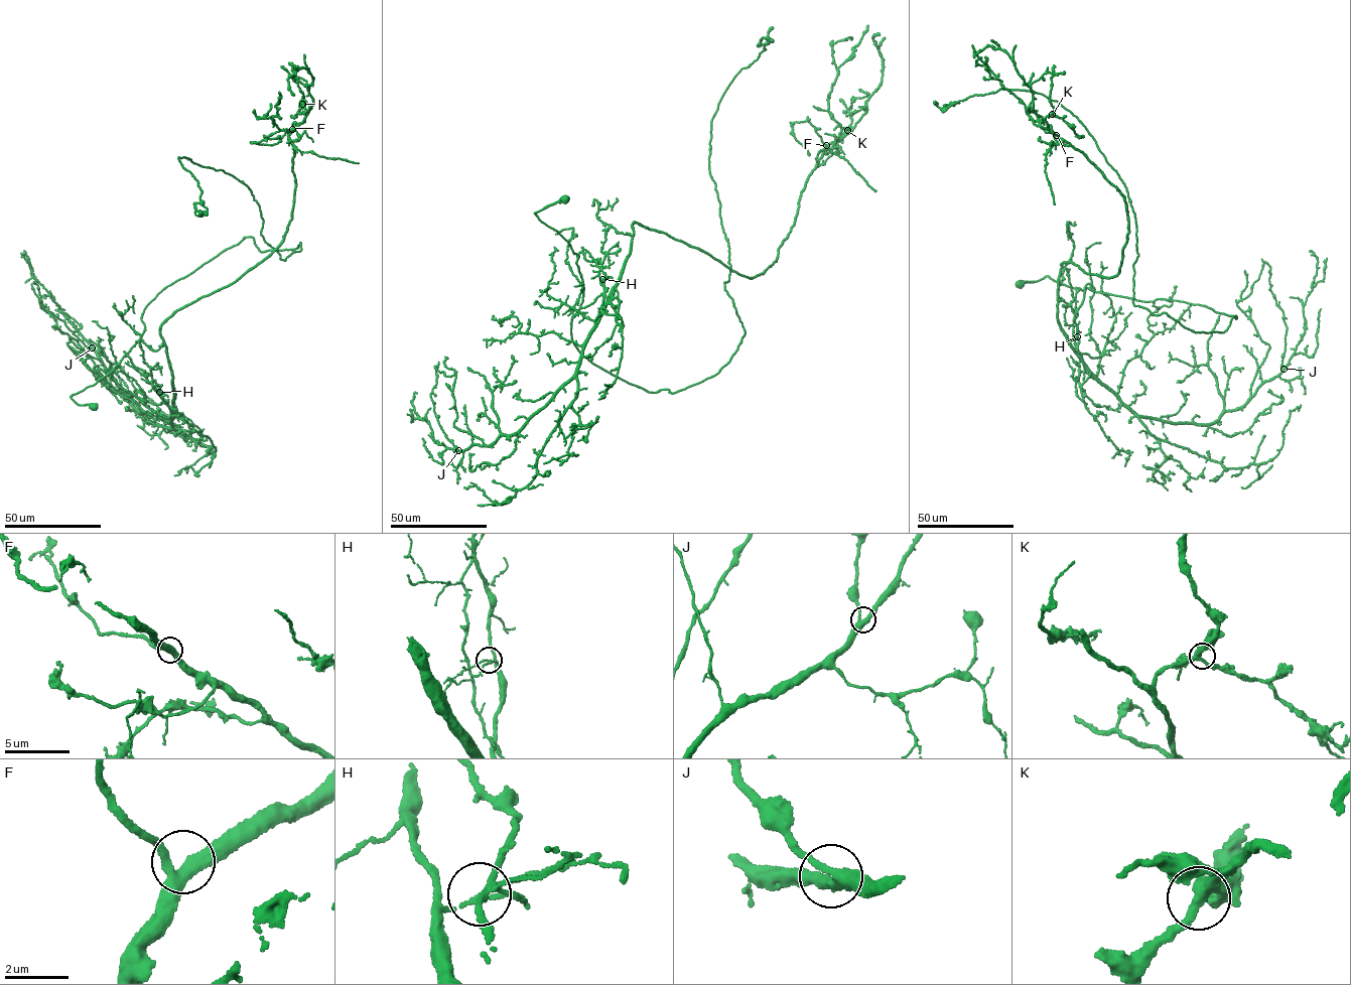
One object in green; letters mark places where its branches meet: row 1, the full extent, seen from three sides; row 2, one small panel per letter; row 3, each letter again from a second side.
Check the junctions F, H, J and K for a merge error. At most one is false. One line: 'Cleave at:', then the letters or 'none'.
Cleave at: H

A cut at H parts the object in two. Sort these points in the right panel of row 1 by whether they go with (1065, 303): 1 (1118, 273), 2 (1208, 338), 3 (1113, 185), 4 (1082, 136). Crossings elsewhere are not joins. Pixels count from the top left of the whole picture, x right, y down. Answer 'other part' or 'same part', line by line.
1: other part
2: other part
3: other part
4: other part

